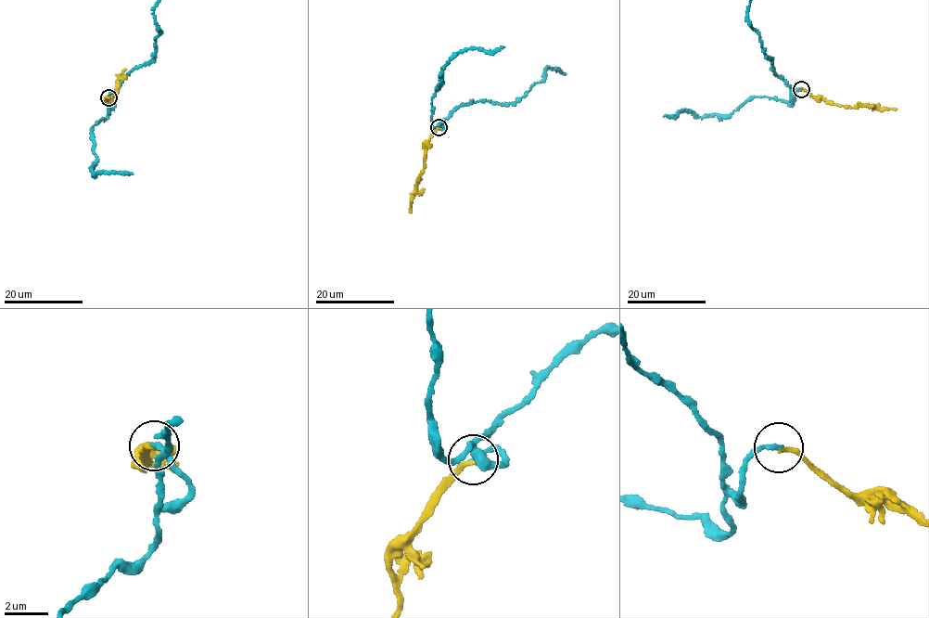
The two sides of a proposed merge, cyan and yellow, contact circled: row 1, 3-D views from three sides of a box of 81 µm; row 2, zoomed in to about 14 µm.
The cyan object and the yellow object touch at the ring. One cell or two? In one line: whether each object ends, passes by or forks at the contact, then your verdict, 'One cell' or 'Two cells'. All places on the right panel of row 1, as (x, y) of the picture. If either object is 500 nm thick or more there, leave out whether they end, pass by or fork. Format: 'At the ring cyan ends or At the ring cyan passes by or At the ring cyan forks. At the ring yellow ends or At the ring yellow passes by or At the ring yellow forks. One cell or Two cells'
At the ring cyan ends. At the ring yellow ends. Two cells

